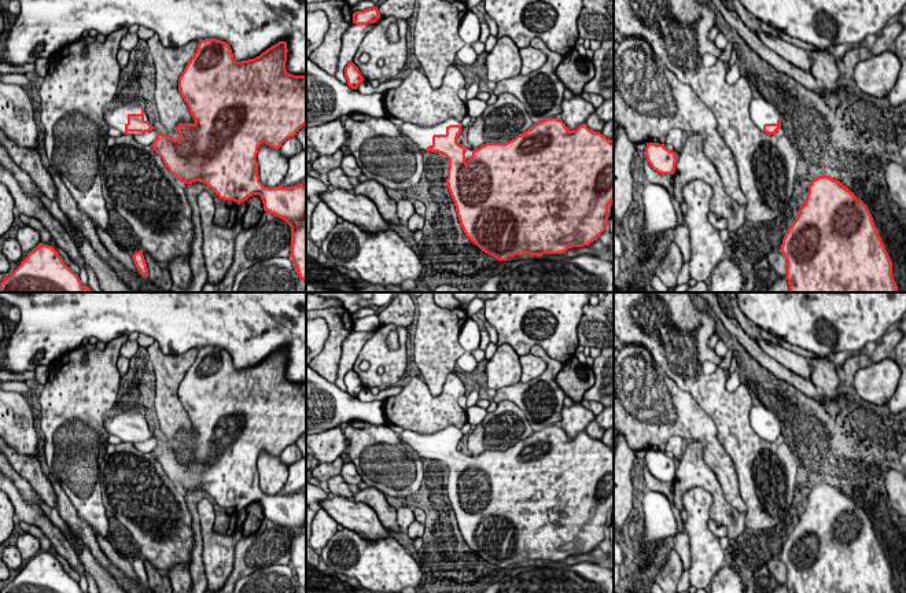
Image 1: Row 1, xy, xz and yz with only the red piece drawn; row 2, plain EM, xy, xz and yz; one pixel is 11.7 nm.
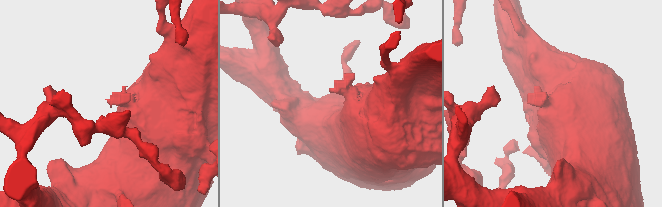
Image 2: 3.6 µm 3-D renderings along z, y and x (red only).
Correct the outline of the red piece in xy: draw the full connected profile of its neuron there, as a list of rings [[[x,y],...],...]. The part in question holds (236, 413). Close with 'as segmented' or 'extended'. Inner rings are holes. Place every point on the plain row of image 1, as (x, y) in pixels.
[[[200,347],[178,386],[178,399],[195,430],[178,431],[177,447],[156,438],[151,453],[180,490],[200,489],[220,507],[237,512],[259,502],[264,518],[291,534],[290,563],[299,586],[306,589],[306,493],[265,494],[255,467],[262,450],[279,457],[306,432],[306,382],[294,383],[286,377],[287,360],[287,350],[279,349],[254,367],[236,369],[228,350]]]; as segmented

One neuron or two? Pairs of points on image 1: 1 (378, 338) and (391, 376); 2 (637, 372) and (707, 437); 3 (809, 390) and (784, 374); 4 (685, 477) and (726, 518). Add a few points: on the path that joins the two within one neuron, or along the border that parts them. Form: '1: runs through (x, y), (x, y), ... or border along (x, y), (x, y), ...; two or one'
1: runs through (378, 347), (391, 367); one
2: runs through (655, 390), (689, 422); one
3: runs through (803, 385), (790, 378); one
4: runs through (700, 477), (704, 477), (717, 489), (718, 503); one

